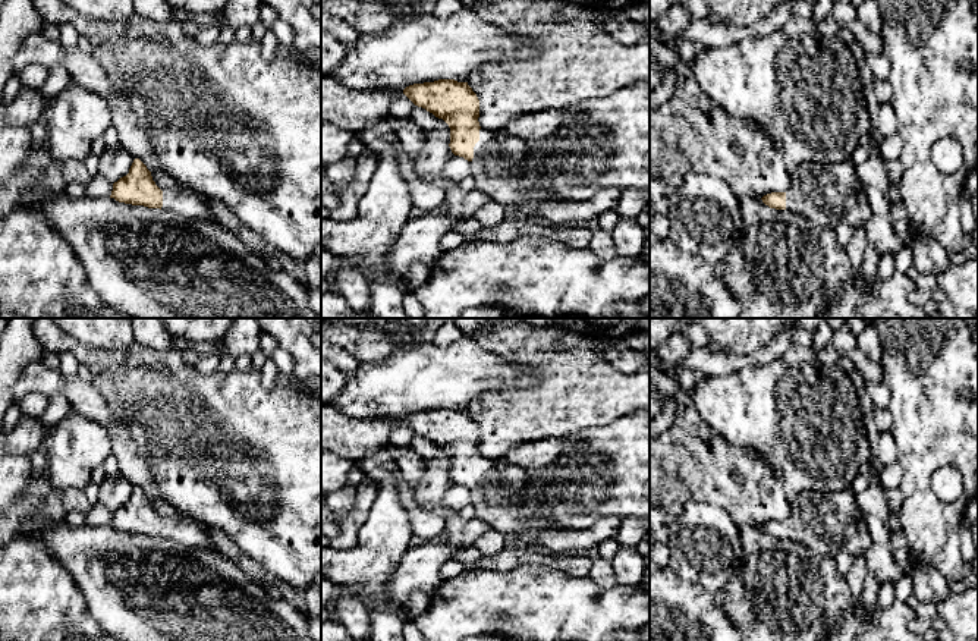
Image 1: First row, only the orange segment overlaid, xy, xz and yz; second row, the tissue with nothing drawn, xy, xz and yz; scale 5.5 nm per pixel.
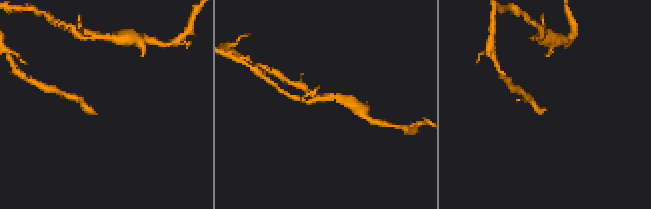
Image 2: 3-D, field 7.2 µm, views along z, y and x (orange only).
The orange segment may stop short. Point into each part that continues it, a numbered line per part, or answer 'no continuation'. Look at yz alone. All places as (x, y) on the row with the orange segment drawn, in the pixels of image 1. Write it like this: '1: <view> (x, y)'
1: yz (826, 194)

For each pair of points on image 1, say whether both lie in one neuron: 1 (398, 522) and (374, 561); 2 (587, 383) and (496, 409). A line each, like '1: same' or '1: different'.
1: same
2: same

